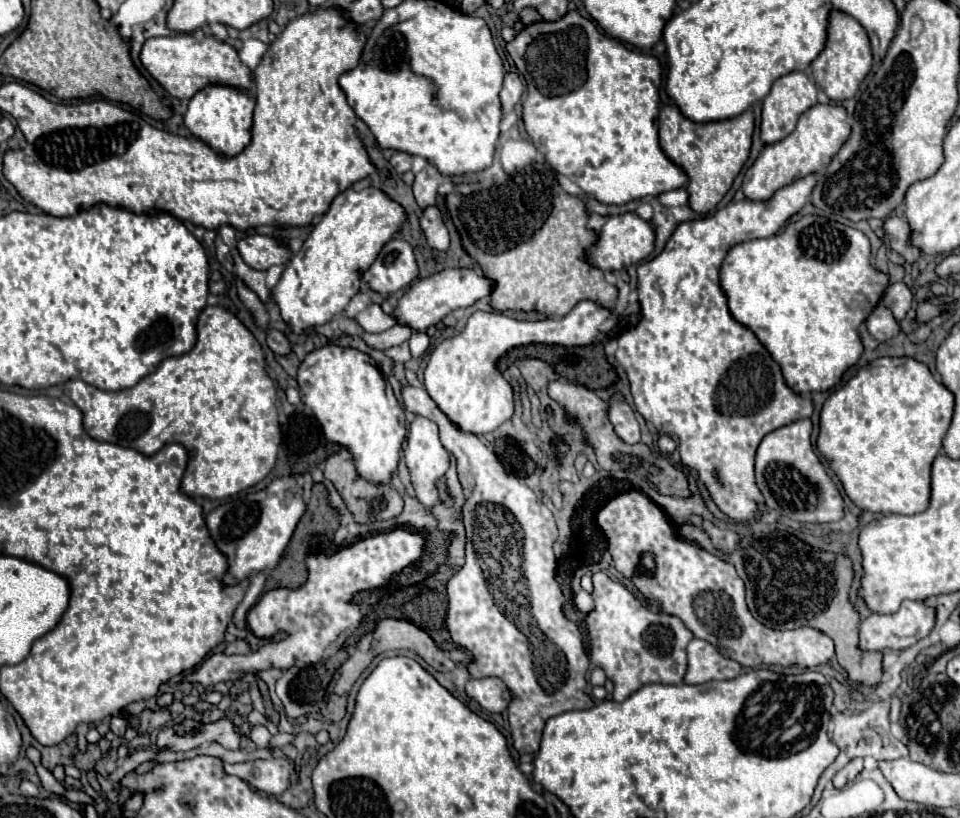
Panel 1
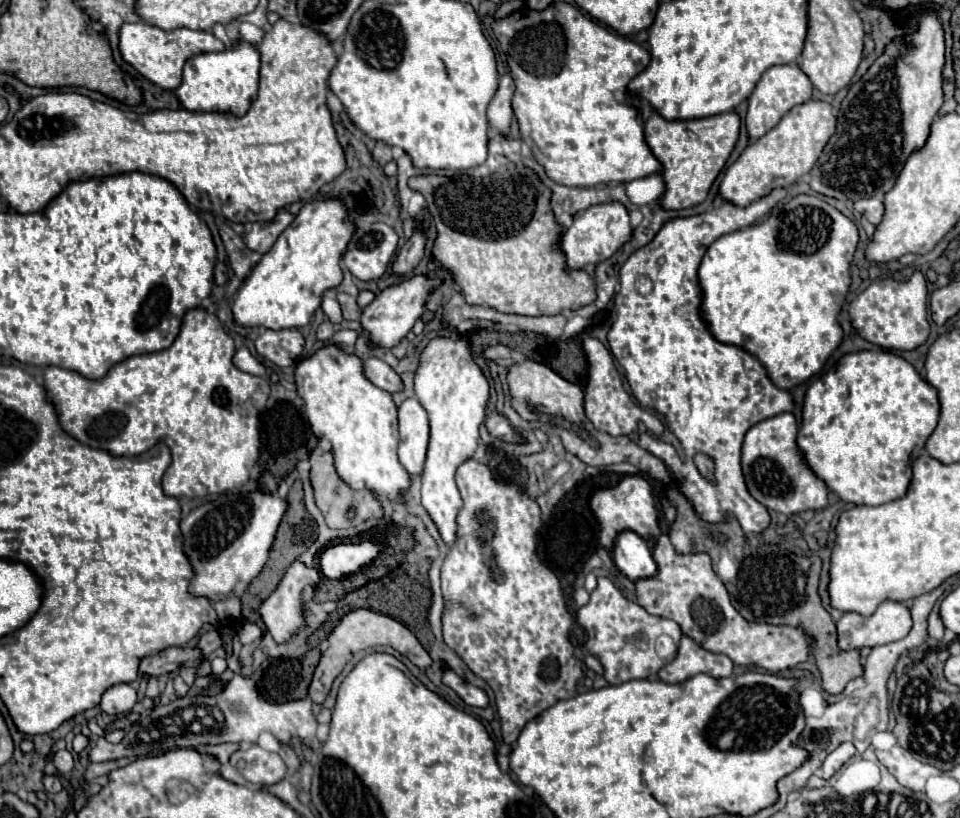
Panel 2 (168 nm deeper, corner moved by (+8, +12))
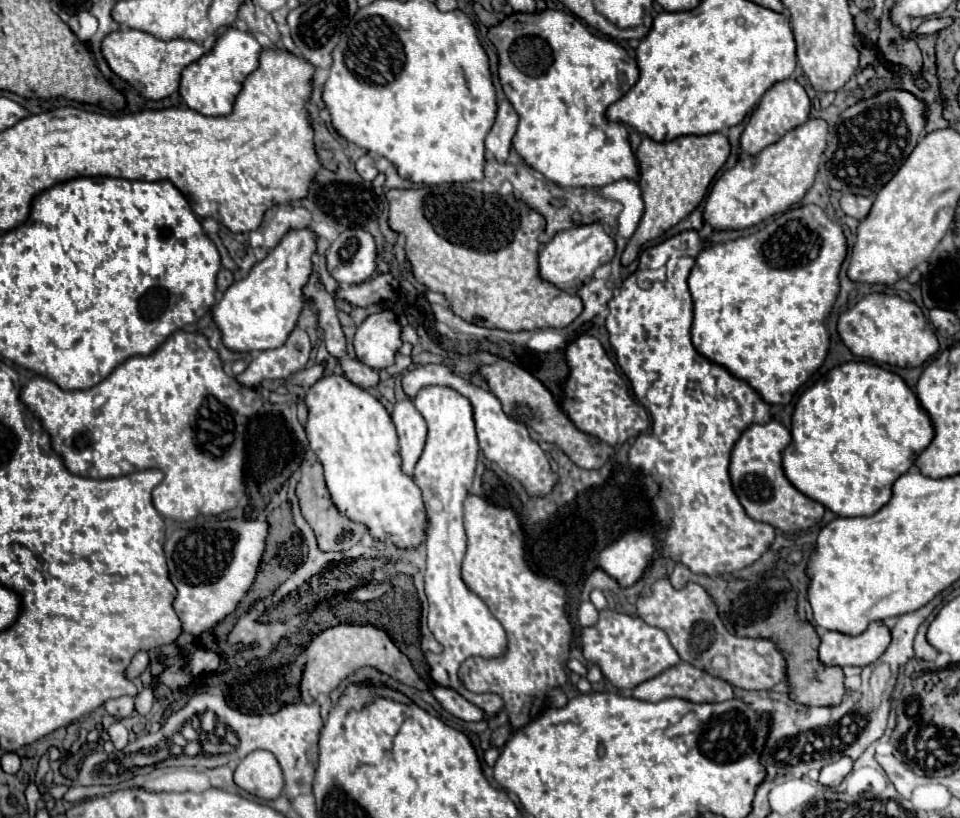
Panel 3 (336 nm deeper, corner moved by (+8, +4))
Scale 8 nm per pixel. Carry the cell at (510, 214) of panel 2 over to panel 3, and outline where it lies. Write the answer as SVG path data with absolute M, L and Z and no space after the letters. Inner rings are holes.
M435 185L435 187L415 187L415 189L389 189L385 193L387 201L389 201L389 229L403 235L405 237L405 261L413 273L413 277L423 283L429 291L437 291L441 293L447 301L449 307L455 315L459 315L461 319L479 325L479 327L489 327L489 329L503 329L503 331L533 331L533 329L547 329L547 327L555 327L555 329L563 329L567 327L581 311L583 311L583 303L577 295L569 295L561 289L557 289L551 283L543 283L539 279L539 265L537 265L537 253L539 253L539 235L545 231L545 219L529 209L523 201L517 201L513 195L509 197L501 197L501 195L485 195L479 191L473 191L469 187L463 185Z

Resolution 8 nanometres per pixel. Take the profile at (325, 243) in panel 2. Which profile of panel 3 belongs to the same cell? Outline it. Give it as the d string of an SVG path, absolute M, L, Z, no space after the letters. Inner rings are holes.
M309 229L287 233L281 243L269 251L263 261L255 263L247 277L235 281L225 291L223 299L211 309L213 323L221 331L223 345L229 351L267 351L277 349L285 343L303 309L301 289L313 271L311 255L315 253L315 239L317 235Z

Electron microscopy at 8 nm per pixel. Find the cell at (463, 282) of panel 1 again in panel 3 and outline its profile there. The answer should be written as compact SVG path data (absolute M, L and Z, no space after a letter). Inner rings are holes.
M377 311L367 317L355 333L353 347L357 361L371 369L387 369L395 363L395 353L401 347L401 327L391 311Z

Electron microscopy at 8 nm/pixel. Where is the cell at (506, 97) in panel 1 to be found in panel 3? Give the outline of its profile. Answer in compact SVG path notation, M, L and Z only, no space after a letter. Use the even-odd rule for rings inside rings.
M505 99L499 103L495 123L493 123L493 127L485 139L485 149L489 153L493 153L493 157L499 163L505 163L509 157L511 139L515 135L515 129L517 129L517 113L513 111L511 103Z

